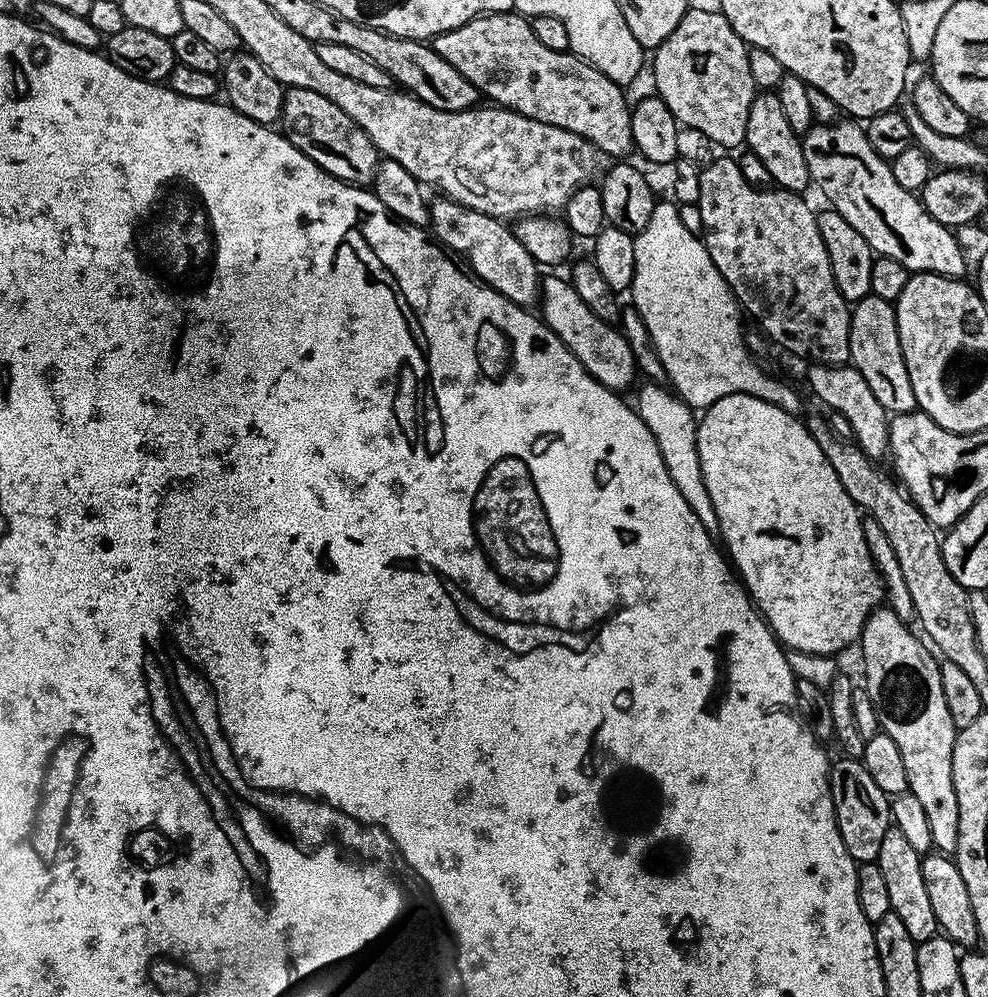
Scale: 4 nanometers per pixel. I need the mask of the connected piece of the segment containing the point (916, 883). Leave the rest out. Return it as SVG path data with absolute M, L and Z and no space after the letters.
M894 826L886 830L874 862L882 870L882 878L886 881L892 912L898 914L898 919L906 925L910 938L914 938L917 944L921 944L938 935L934 909L930 906L930 898L926 894L926 878L922 878L922 854L914 850L914 846L910 846L902 830Z

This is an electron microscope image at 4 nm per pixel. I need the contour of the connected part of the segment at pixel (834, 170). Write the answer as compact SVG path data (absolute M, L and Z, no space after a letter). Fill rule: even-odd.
M848 118L837 119L831 124L813 123L812 127L803 133L802 143L806 166L812 175L812 184L820 187L821 194L832 203L829 205L834 211L842 214L842 218L846 218L846 222L850 222L850 226L854 226L854 230L858 230L858 234L866 238L876 256L894 258L894 262L902 262L902 266L906 266L912 274L933 272L939 276L953 278L965 275L963 272L967 270L968 264L964 261L964 252L960 249L959 242L956 241L957 233L934 222L917 193L902 190L902 186L894 182L891 163L882 159L874 150L874 146L870 146L868 133L859 123Z

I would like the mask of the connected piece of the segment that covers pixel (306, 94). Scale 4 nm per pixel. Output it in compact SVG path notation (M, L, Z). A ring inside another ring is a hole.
M288 88L284 93L283 124L283 135L322 170L353 186L371 185L378 163L376 148L365 132L349 116L342 114L330 98L314 94L314 90Z

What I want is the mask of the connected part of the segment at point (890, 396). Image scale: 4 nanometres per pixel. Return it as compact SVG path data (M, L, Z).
M871 294L851 305L850 364L866 378L870 394L889 414L917 411L914 386L910 386L910 374L906 370L906 358L902 354L902 342L898 338L898 322L893 301L883 300Z

